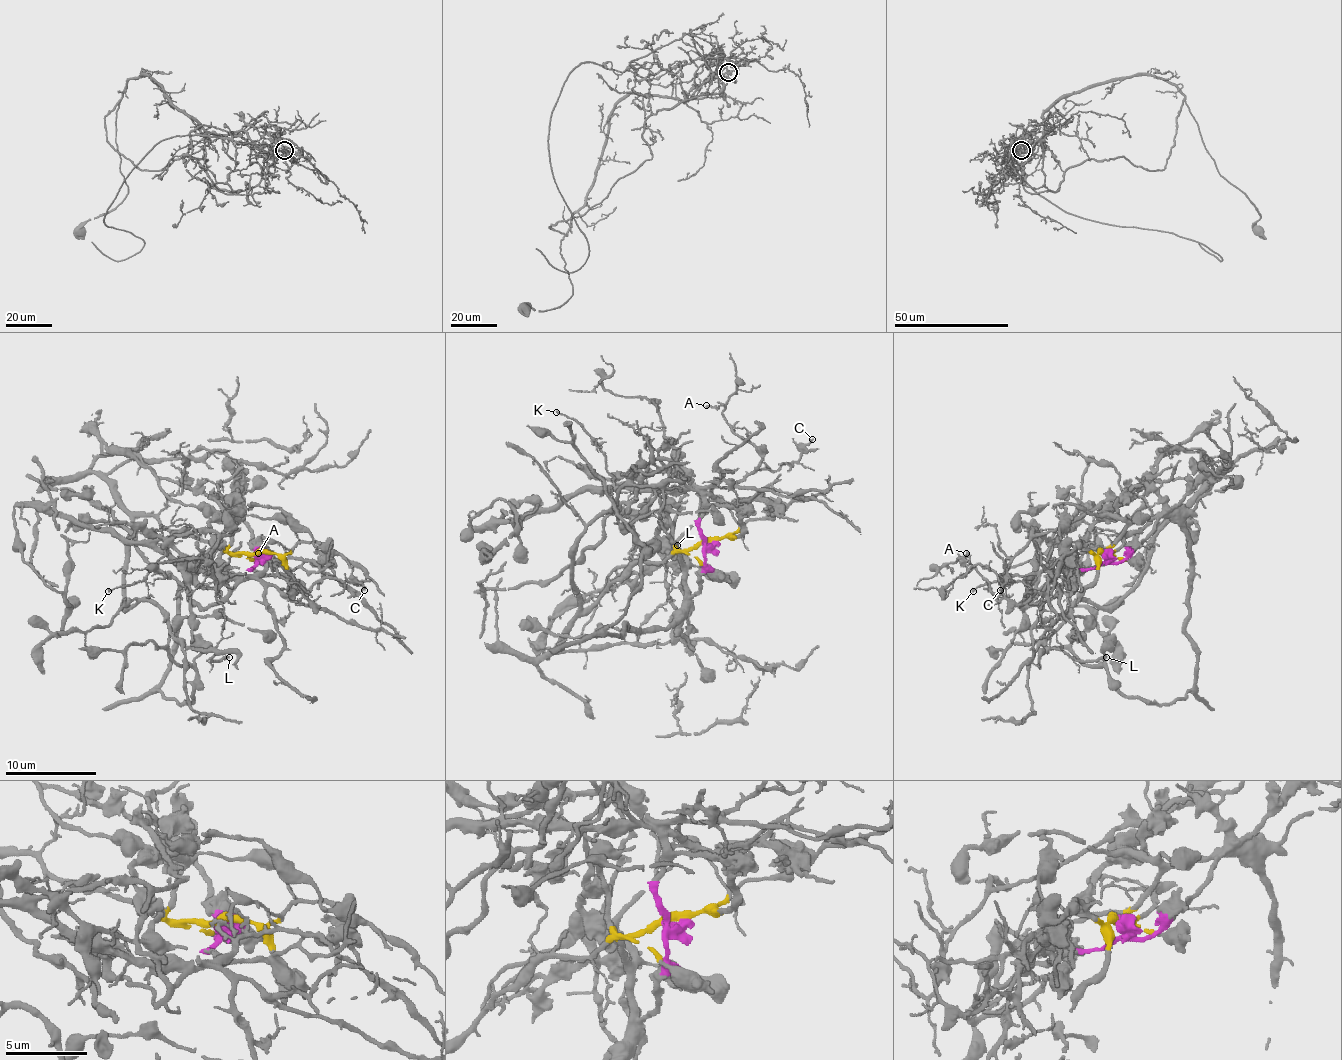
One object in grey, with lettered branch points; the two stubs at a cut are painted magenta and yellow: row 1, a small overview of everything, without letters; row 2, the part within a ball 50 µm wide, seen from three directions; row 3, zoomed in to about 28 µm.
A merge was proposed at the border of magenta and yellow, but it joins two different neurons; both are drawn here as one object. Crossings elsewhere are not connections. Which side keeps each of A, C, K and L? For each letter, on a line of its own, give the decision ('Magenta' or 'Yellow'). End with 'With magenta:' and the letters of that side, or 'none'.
A: Magenta
C: Magenta
K: Magenta
L: Yellow
With magenta: A, C, K

